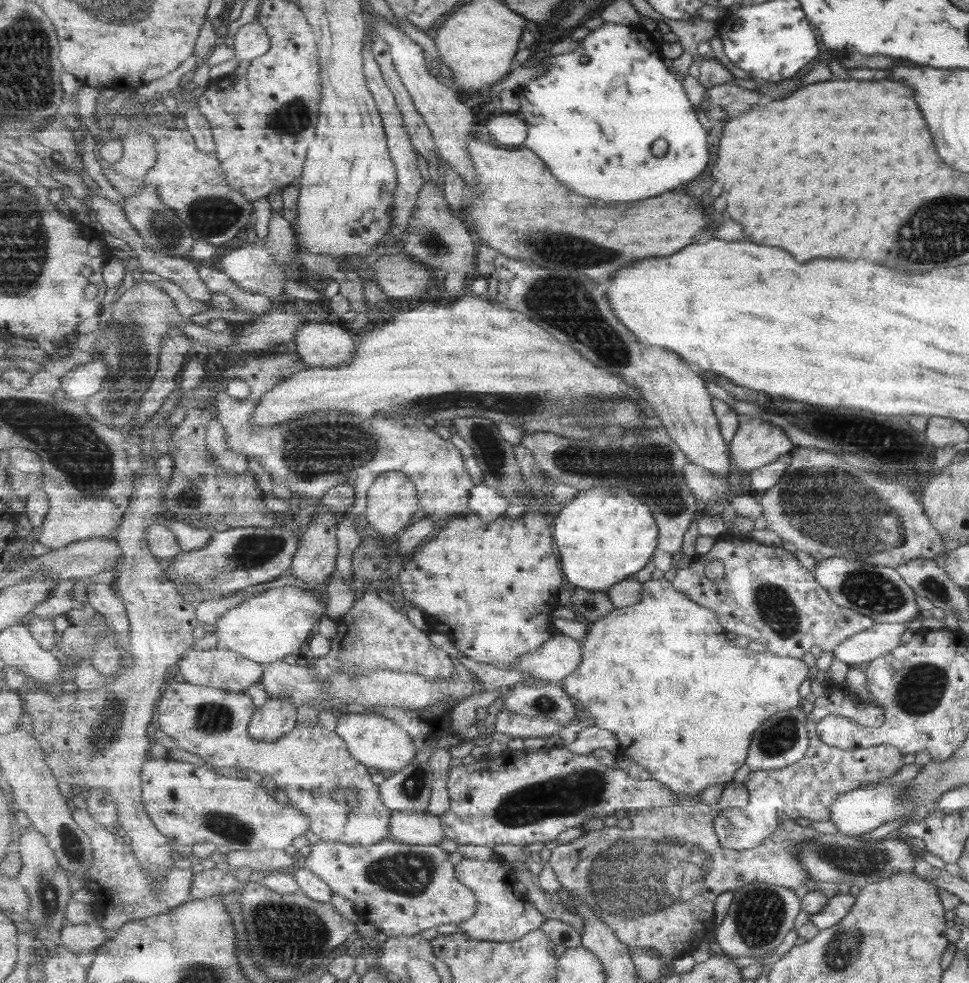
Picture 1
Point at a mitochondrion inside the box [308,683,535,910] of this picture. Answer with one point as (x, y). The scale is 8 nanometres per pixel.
(410, 874)

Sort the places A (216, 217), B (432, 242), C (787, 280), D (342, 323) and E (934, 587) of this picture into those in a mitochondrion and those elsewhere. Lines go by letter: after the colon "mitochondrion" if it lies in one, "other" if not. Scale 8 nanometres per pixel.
A: mitochondrion
B: mitochondrion
C: mitochondrion
D: other
E: mitochondrion

